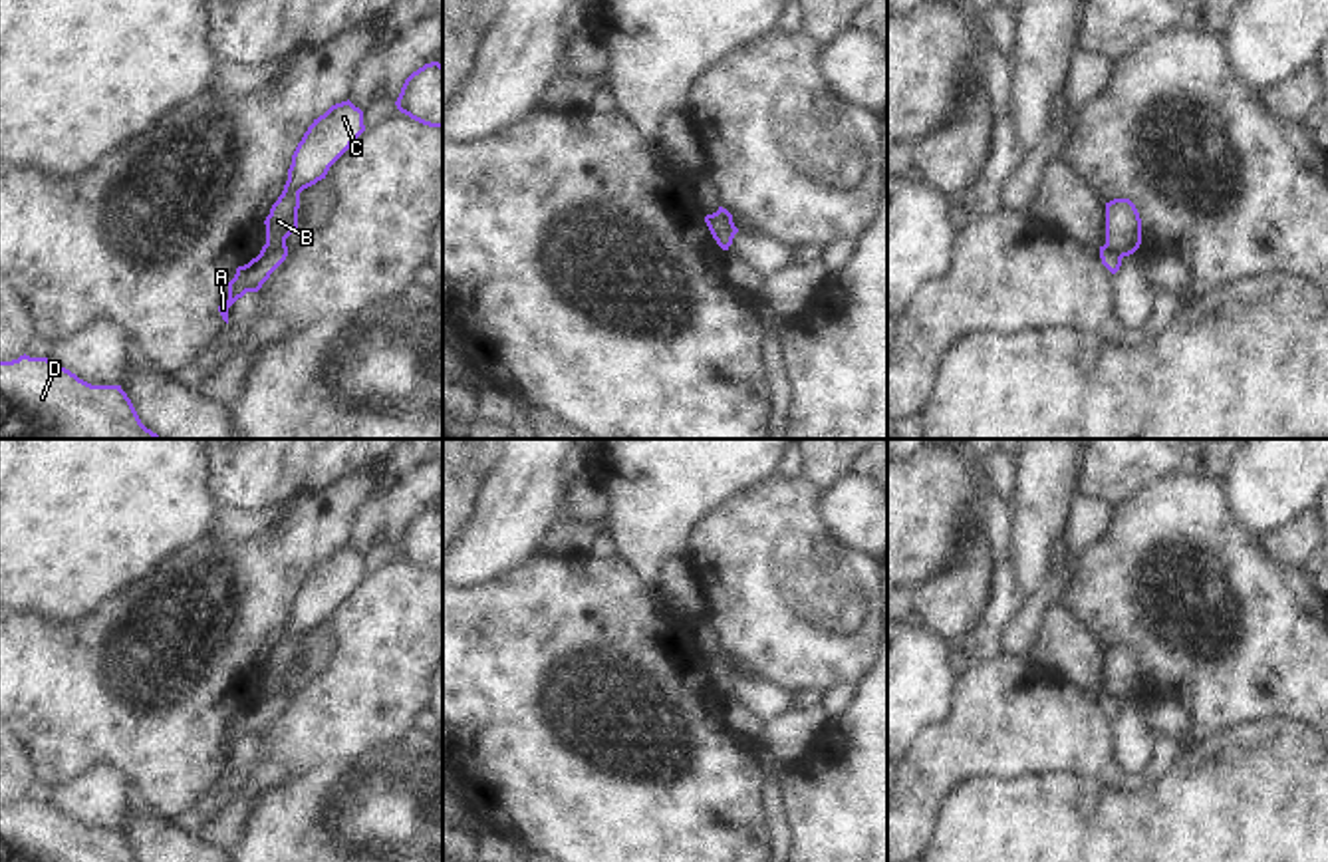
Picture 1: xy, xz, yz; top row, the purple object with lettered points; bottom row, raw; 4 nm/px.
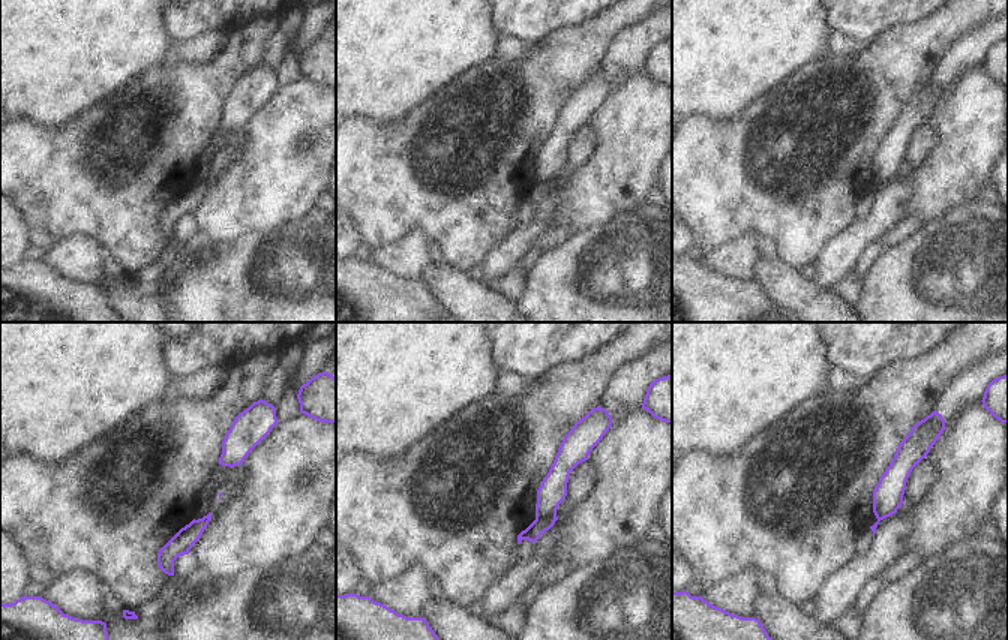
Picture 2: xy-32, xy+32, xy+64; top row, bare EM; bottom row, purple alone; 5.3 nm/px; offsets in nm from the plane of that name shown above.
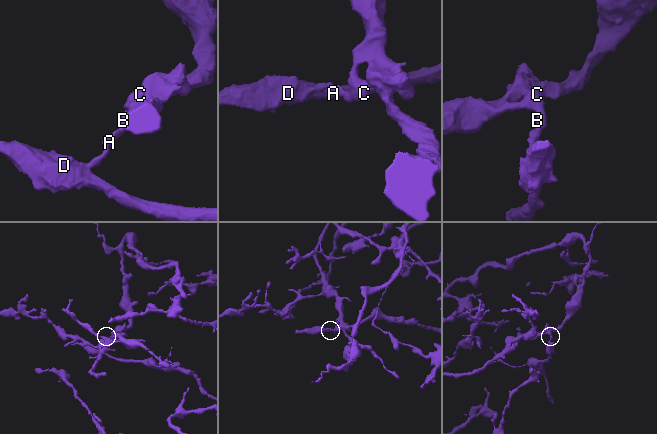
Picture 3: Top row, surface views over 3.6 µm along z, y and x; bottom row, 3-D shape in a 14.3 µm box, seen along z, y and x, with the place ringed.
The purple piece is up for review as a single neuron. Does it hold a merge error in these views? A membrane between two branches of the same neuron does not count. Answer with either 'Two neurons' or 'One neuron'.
Two neurons.

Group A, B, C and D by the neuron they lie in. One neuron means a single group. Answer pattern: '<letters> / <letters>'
A D / B C

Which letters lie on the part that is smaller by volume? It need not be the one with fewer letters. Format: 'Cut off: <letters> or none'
Cut off: A, D

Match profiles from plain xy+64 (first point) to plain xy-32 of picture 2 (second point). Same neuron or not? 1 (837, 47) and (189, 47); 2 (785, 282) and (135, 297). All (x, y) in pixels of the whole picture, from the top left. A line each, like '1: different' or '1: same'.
1: same
2: same

